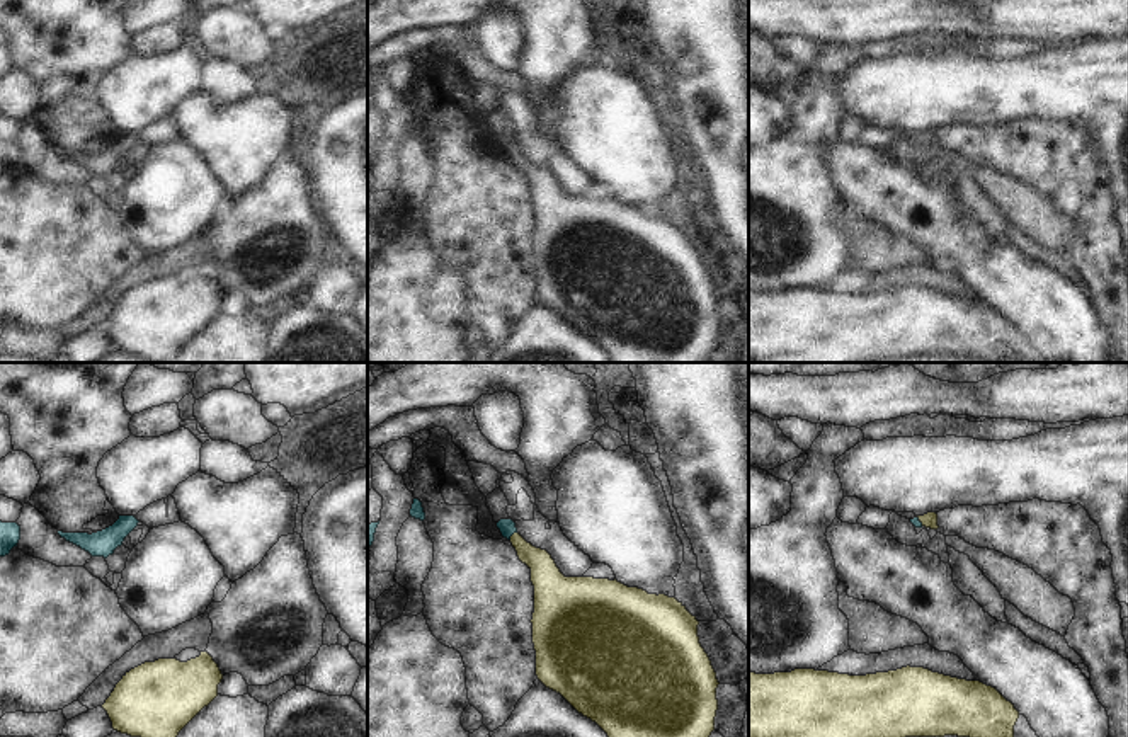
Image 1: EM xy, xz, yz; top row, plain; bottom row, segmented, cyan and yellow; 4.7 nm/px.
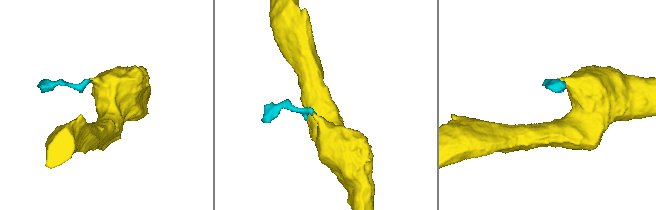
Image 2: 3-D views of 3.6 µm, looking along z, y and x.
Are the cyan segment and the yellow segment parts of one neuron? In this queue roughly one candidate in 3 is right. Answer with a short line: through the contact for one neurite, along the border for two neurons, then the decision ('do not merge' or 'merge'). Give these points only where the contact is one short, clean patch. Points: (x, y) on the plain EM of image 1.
xz (507, 145), (512, 152), (543, 186), (545, 193) | merge

